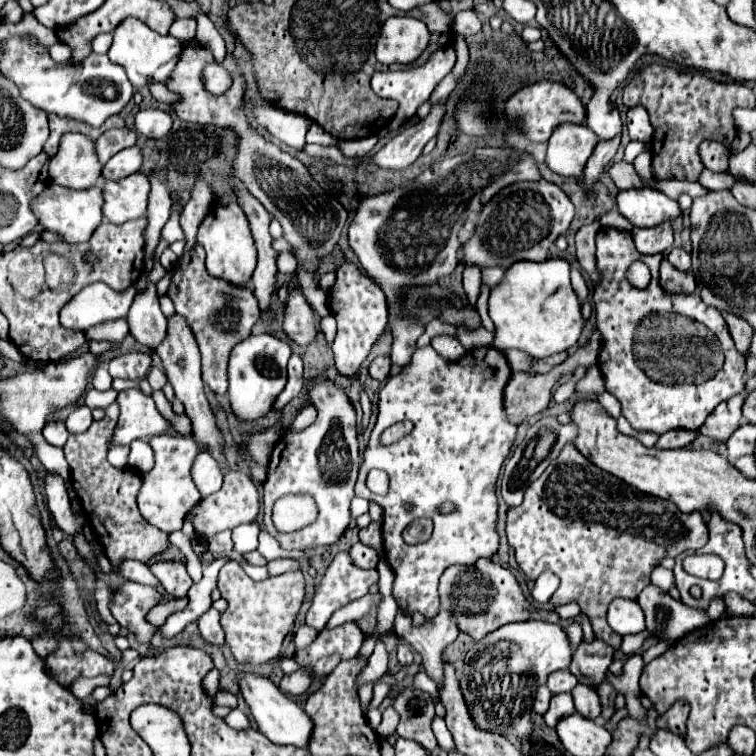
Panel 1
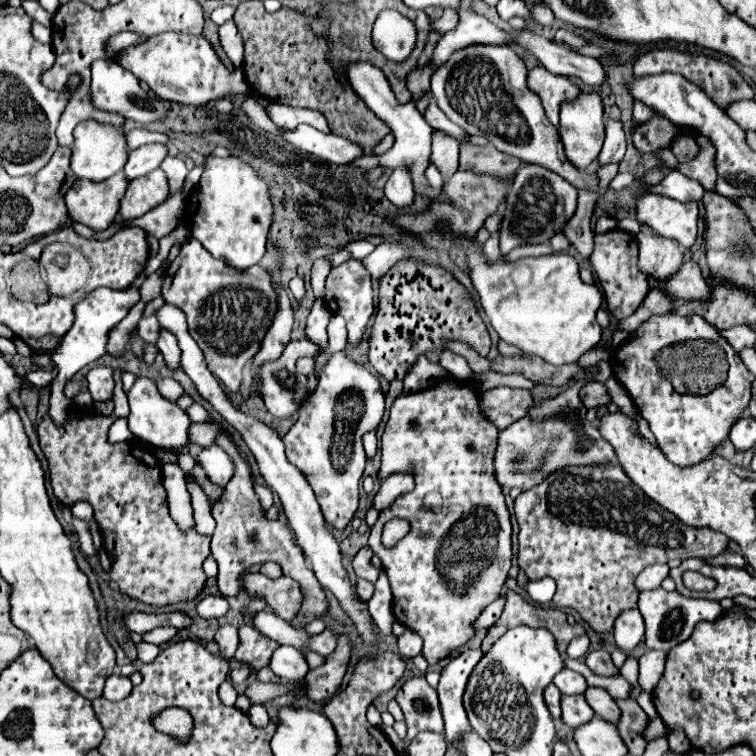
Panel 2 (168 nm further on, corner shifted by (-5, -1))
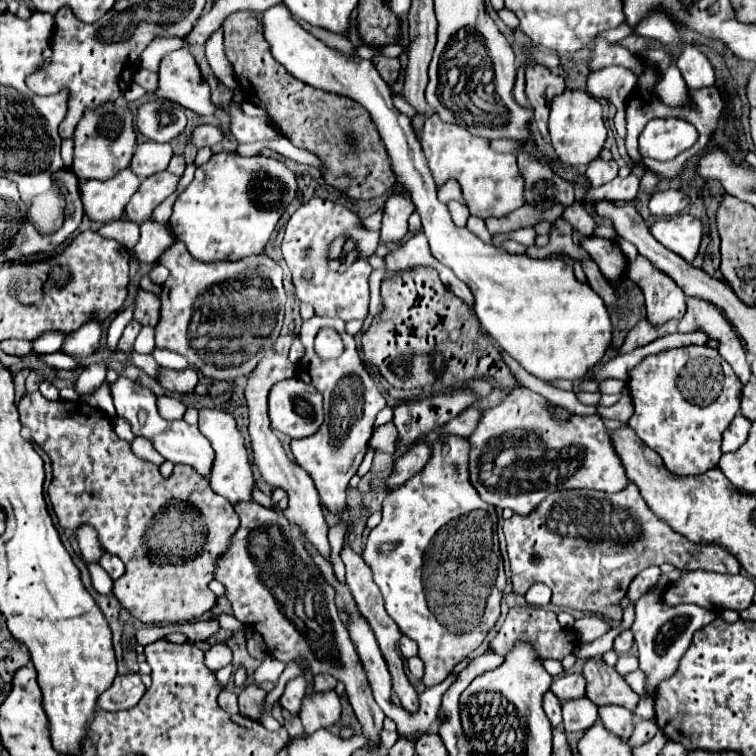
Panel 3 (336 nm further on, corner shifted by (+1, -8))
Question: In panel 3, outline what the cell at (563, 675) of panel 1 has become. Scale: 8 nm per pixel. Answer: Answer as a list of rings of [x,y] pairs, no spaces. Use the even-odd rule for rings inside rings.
[[[562,674],[550,686],[554,696],[558,696],[562,702],[582,698],[584,688],[586,688],[586,680],[584,680],[582,674]]]

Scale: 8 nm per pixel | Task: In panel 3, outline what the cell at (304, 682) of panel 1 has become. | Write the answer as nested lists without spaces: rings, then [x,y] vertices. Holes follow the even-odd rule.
[[[256,684],[246,686],[240,694],[238,694],[238,706],[240,706],[240,714],[252,720],[258,720],[264,712],[264,700],[266,700],[266,692],[262,688],[258,688]]]

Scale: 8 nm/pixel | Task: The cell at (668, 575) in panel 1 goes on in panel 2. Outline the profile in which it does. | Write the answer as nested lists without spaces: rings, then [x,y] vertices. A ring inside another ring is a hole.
[[[650,565],[648,569],[644,569],[638,577],[636,577],[636,589],[638,591],[648,591],[648,589],[656,589],[660,587],[662,579],[668,575],[668,565]]]

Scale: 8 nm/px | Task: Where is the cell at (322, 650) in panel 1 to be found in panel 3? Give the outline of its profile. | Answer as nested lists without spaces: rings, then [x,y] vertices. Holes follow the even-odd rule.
[[[330,690],[330,692],[316,692],[314,696],[306,696],[298,716],[304,724],[306,734],[312,734],[318,728],[332,726],[340,718],[338,694]]]

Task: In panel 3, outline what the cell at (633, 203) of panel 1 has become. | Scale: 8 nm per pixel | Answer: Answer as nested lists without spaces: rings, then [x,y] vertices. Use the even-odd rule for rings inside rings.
[[[676,214],[670,218],[658,218],[650,232],[668,250],[684,260],[694,260],[702,240],[702,222],[690,214]]]

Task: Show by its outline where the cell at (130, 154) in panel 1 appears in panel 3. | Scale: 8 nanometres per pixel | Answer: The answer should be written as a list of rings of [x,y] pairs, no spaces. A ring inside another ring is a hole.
[[[142,142],[142,144],[138,144],[138,148],[134,152],[134,158],[130,162],[130,170],[138,178],[148,178],[156,172],[166,170],[170,158],[172,158],[172,146],[170,144]]]

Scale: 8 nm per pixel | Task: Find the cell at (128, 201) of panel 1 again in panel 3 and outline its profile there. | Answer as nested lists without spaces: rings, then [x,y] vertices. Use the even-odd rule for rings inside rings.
[[[158,172],[146,180],[140,182],[138,192],[132,196],[132,200],[126,204],[126,216],[130,222],[142,224],[150,218],[152,210],[168,198],[176,190],[178,178],[170,172]]]

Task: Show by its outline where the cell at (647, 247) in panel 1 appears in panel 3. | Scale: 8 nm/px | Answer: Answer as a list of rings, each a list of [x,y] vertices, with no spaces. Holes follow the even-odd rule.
[[[638,254],[634,260],[630,260],[628,278],[642,288],[646,298],[648,320],[652,324],[662,324],[666,320],[684,316],[684,292],[670,276],[662,274],[648,258]]]

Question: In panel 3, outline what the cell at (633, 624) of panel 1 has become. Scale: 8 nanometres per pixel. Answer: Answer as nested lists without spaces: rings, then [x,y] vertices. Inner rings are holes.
[[[622,630],[622,632],[616,636],[616,640],[614,640],[614,652],[616,652],[616,654],[628,654],[630,648],[632,648],[632,644],[634,644],[632,638],[634,638],[634,636],[632,636],[630,630]]]

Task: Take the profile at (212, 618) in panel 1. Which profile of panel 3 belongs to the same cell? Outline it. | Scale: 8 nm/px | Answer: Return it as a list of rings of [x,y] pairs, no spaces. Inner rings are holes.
[[[214,644],[208,652],[206,652],[206,666],[210,668],[210,670],[220,670],[220,668],[224,668],[226,664],[230,664],[232,662],[232,650],[230,650],[230,646],[228,644]]]

